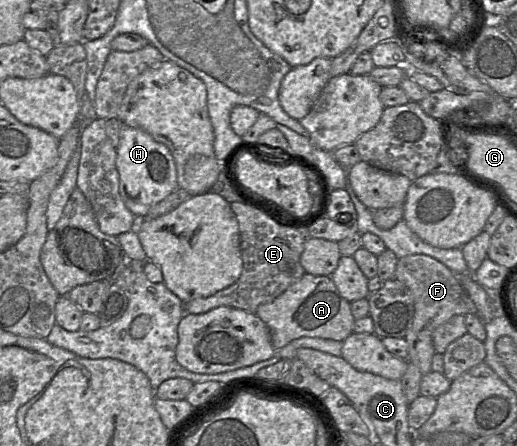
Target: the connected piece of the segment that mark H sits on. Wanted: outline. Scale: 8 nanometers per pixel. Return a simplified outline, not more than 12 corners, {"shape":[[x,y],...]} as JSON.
{"shape":[[124,125],[119,193],[136,217],[178,188],[168,147]]}

